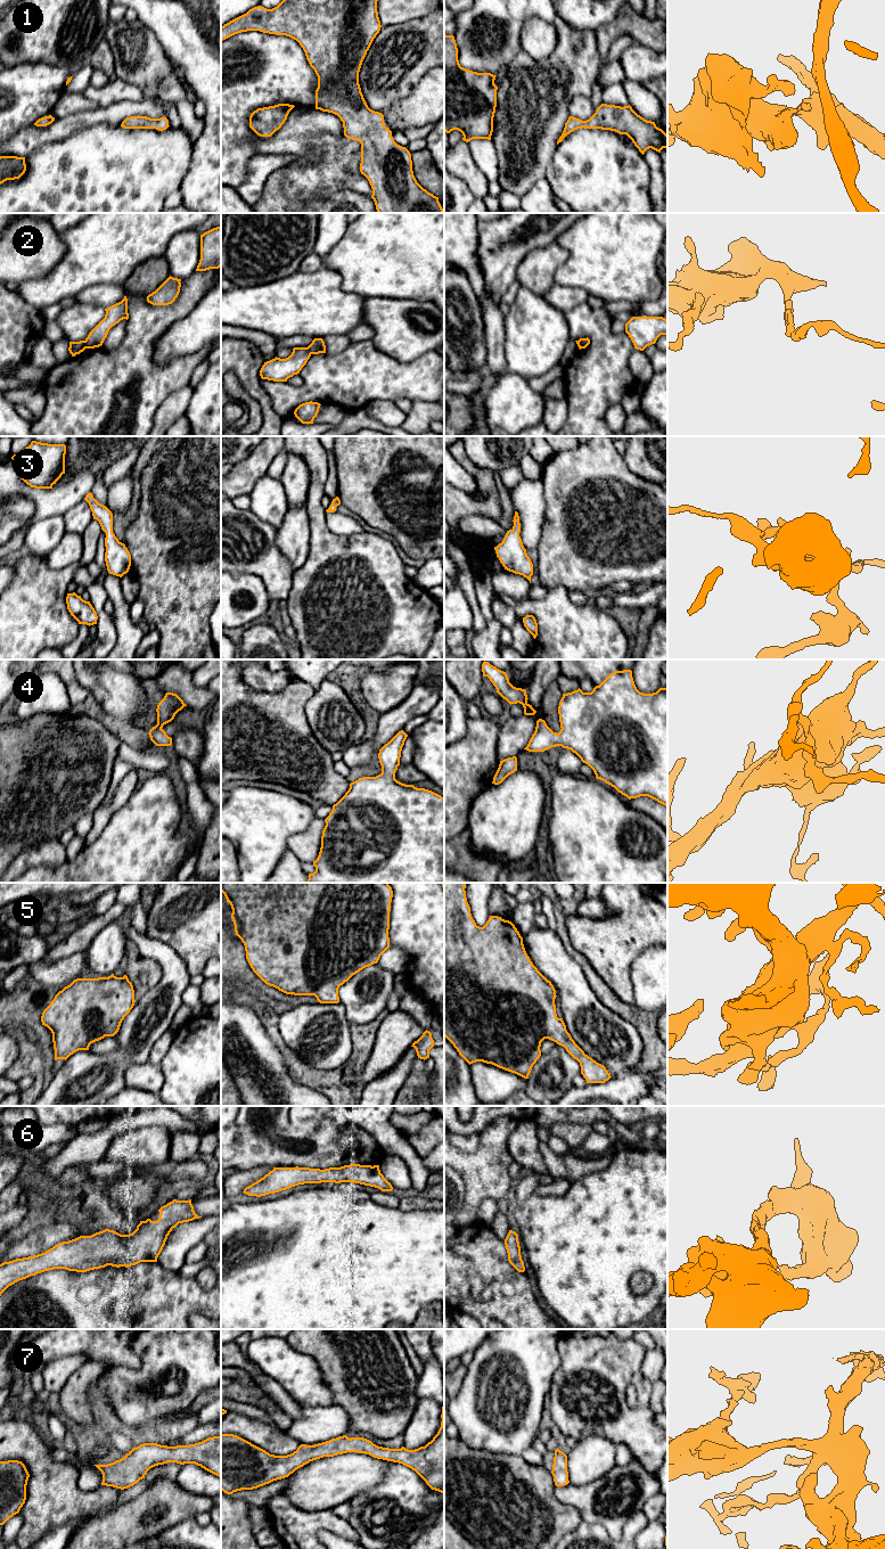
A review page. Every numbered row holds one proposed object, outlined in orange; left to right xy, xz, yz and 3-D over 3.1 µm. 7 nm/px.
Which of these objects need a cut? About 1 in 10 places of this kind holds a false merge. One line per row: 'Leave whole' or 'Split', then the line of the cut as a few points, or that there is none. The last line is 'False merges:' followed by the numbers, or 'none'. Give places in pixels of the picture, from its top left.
1: Leave whole. No split
2: Split. Split along xy (84, 341), (85, 347)
3: Leave whole. No split
4: Leave whole. No split
5: Leave whole. No split
6: Leave whole. No split
7: Leave whole. No split
False merges: 2

